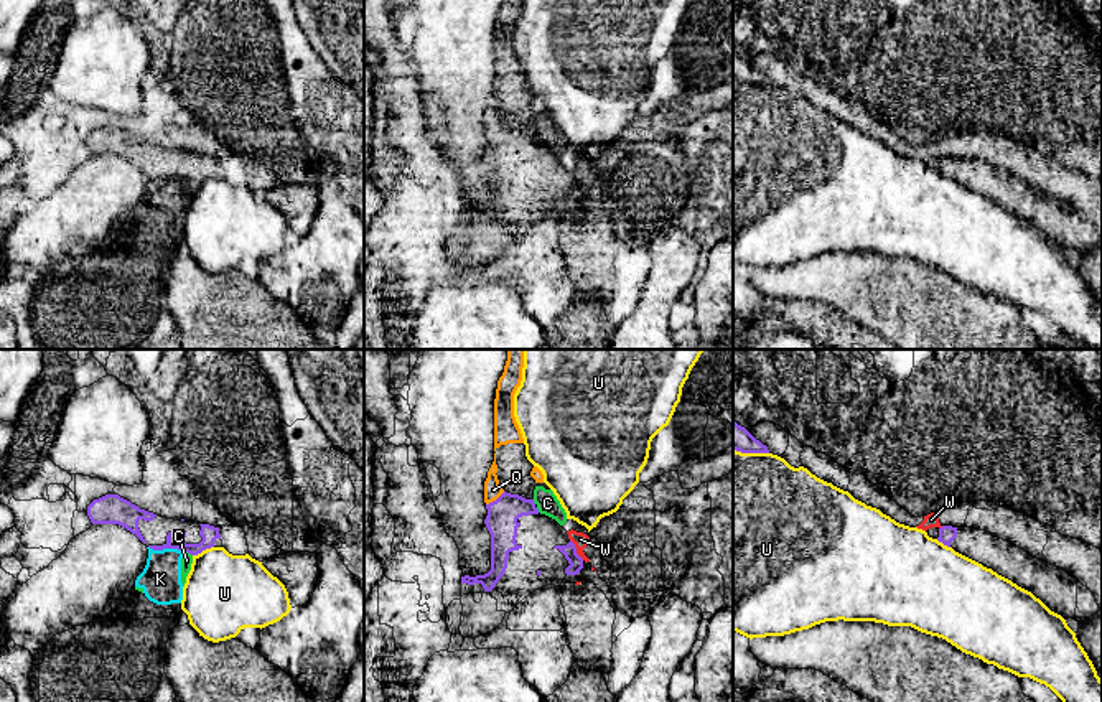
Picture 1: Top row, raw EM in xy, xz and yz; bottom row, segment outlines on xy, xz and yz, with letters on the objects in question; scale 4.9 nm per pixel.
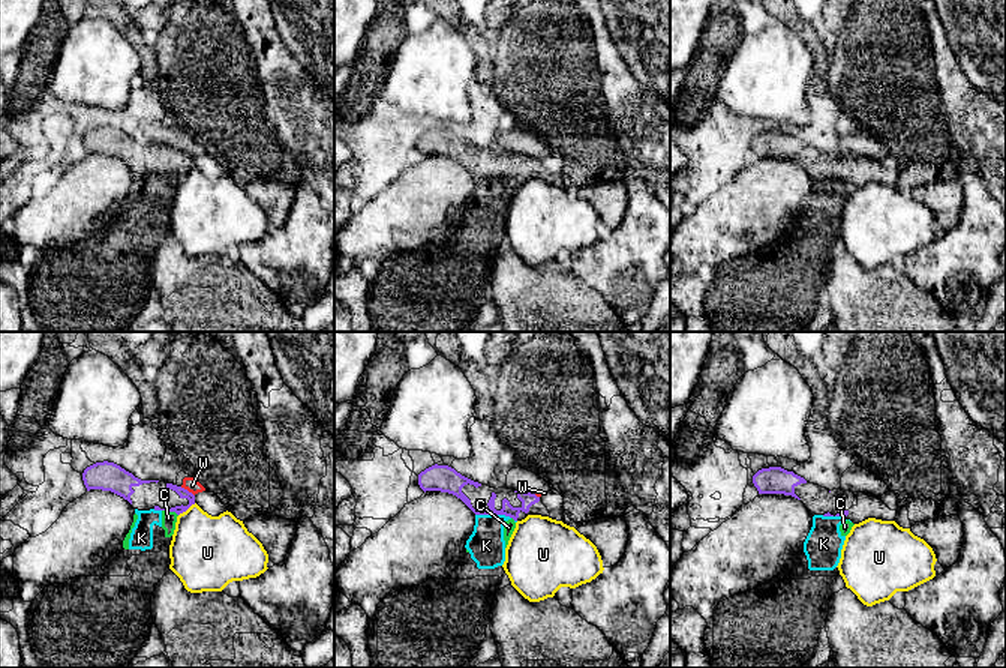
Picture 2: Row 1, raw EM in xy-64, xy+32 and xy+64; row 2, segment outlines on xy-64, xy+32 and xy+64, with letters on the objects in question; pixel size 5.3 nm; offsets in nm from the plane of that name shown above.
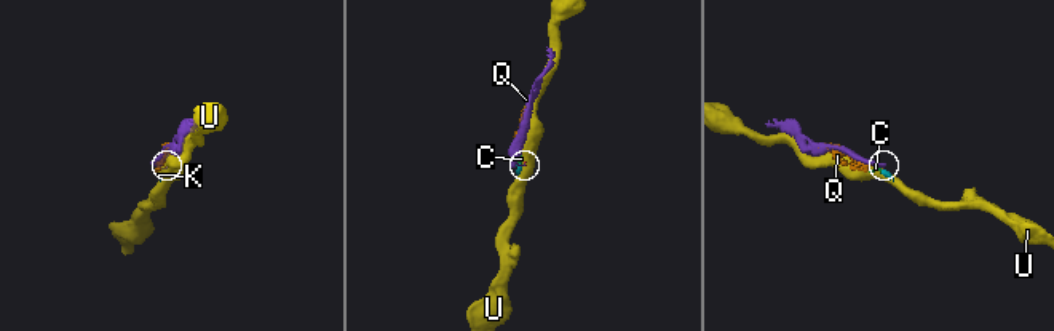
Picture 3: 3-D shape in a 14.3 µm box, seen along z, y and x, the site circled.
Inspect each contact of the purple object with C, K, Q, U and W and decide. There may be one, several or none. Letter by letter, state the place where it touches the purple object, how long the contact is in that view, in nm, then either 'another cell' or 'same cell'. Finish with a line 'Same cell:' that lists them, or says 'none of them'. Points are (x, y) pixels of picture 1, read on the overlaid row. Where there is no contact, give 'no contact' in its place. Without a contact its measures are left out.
C: xy (188, 552) | 50 nm | another cell
K: xy (165, 547) | 170 nm | another cell
Q: xz (496, 500) | 120 nm | another cell
U: xy (203, 549) | 120 nm | another cell
W: xz (575, 549) | 120 nm | another cell
Same cell: none of them

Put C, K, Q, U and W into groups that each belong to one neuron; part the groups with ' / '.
C K Q / U / W

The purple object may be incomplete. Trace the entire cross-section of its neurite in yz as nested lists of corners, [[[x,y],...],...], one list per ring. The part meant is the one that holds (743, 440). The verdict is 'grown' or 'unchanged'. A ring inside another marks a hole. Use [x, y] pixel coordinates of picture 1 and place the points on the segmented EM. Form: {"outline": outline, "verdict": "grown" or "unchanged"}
{"outline": [[[733,422],[733,450],[741,453],[769,453],[768,447],[756,440],[745,427]]], "verdict": "unchanged"}

